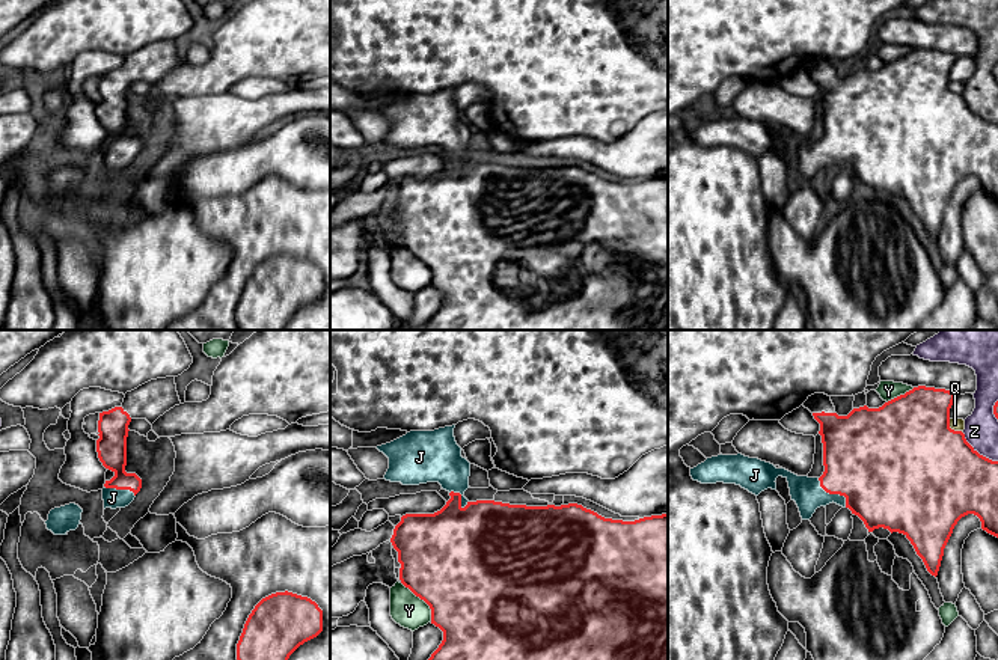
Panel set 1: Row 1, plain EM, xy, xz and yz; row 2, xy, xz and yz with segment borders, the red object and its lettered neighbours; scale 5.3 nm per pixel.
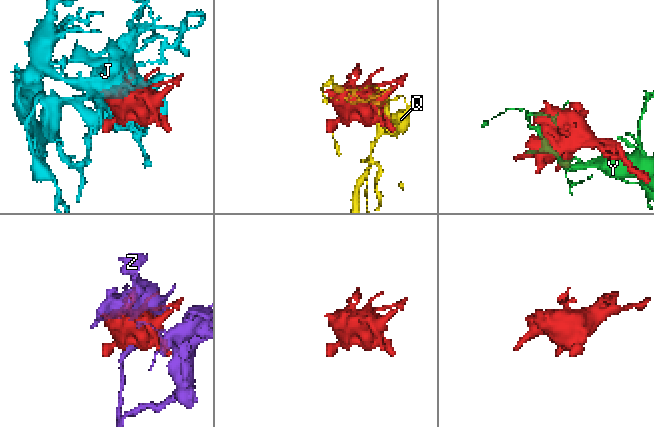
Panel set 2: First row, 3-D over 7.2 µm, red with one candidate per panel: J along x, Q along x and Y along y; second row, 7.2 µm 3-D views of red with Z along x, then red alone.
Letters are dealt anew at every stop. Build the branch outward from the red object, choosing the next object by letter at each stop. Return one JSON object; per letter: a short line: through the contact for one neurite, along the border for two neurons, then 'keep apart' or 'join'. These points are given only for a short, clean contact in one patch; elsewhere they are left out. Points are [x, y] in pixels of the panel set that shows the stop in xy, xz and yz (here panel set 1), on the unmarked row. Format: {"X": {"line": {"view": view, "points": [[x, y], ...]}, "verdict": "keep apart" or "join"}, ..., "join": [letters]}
{"J": {"line": {"view": "yz", "points": [[867, 122], [834, 155], [807, 155]]}, "verdict": "join"}, "Q": {"verdict": "keep apart"}, "Y": {"verdict": "keep apart"}, "Z": {"verdict": "keep apart"}, "join": ["J"]}

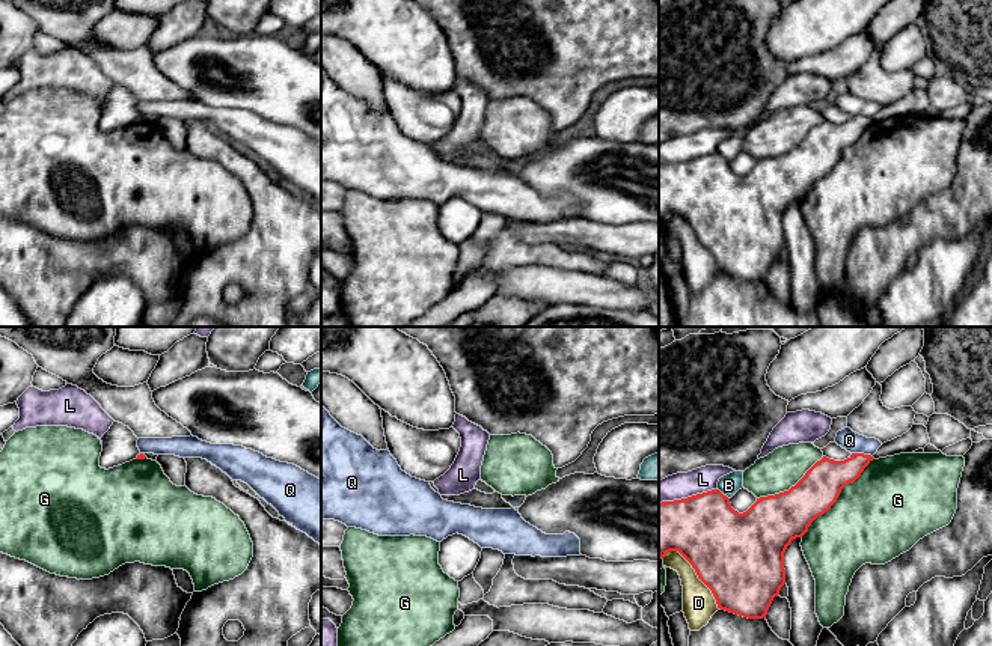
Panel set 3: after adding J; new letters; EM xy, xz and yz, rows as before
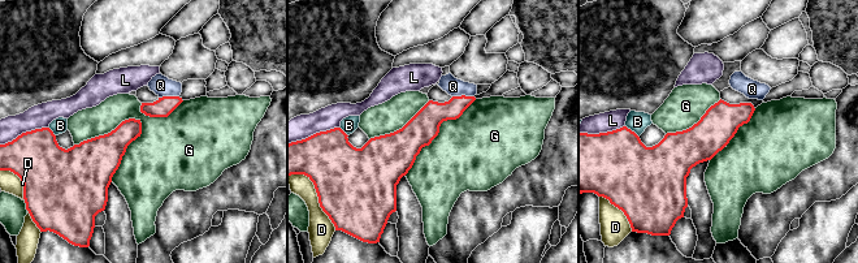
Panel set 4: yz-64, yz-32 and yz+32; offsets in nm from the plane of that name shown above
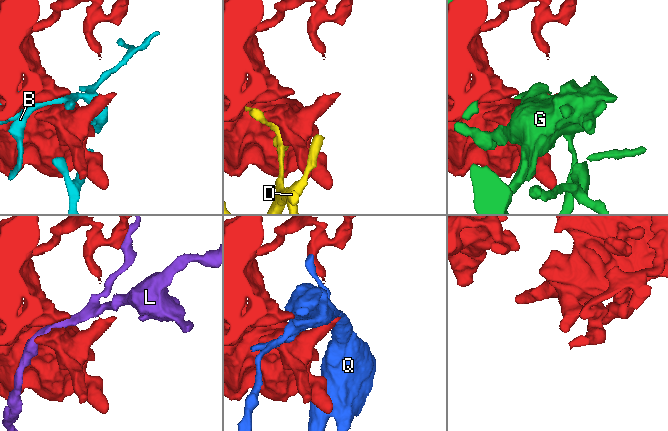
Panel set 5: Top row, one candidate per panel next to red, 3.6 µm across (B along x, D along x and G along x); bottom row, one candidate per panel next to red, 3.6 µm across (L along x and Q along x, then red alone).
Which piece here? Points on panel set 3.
{"B": {"verdict": "keep apart"}, "D": {"verdict": "keep apart"}, "G": {"verdict": "keep apart"}, "L": {"verdict": "keep apart"}, "Q": {"verdict": "keep apart"}, "join": []}

